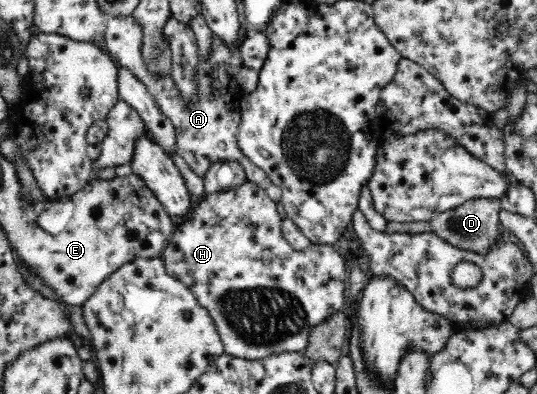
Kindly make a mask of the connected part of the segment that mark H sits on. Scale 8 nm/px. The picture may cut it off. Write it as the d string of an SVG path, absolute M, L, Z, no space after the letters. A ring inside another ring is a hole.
M249 180L244 185L228 191L207 193L193 213L190 214L189 218L173 231L169 242L162 251L162 256L165 259L166 270L188 285L194 292L194 295L196 295L196 298L198 298L198 302L210 312L210 316L216 322L216 327L218 332L220 332L225 353L228 355L254 361L266 359L266 357L270 356L280 356L286 352L304 353L308 348L312 330L316 326L326 323L335 314L342 313L344 287L346 287L346 283L344 283L346 281L346 262L342 255L333 246L328 244L319 246L311 243L304 249L295 250L281 232L281 219L276 211L276 202L270 199L261 187L258 187L258 185Z

